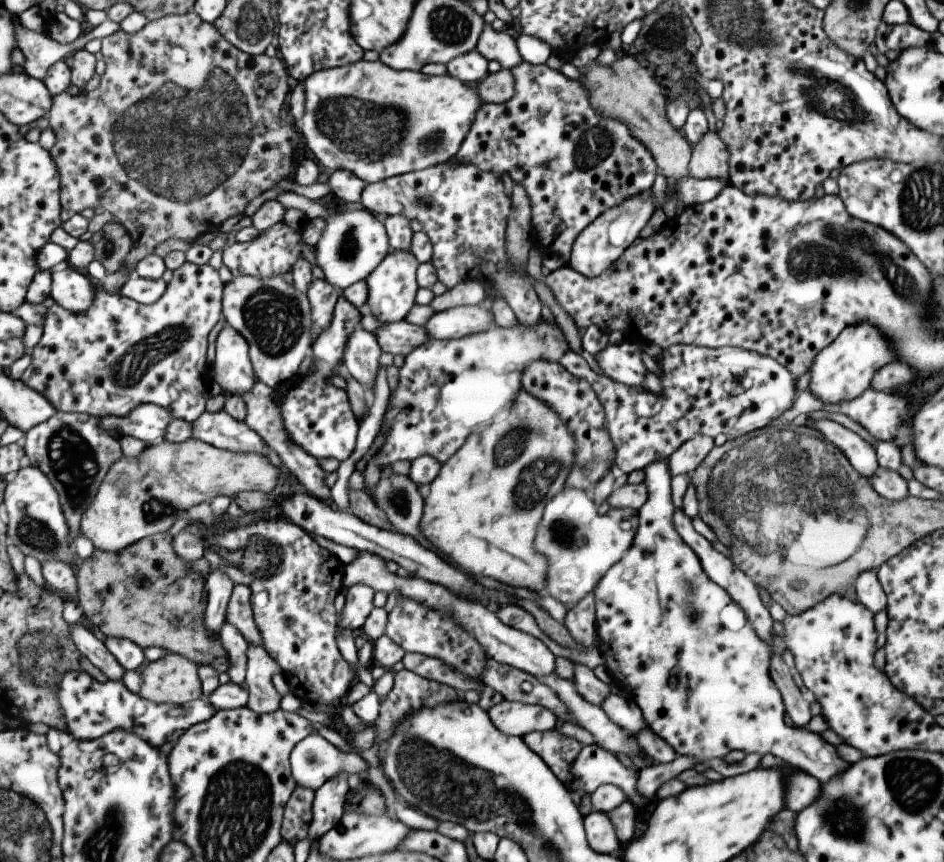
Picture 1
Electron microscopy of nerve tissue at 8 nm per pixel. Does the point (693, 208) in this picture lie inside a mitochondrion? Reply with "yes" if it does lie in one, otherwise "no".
no

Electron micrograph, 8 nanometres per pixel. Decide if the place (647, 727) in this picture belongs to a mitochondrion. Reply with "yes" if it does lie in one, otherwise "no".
no

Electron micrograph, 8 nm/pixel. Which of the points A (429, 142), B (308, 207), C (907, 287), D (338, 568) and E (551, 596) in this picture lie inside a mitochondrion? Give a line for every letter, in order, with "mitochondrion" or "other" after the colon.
A: mitochondrion
B: other
C: mitochondrion
D: other
E: other

